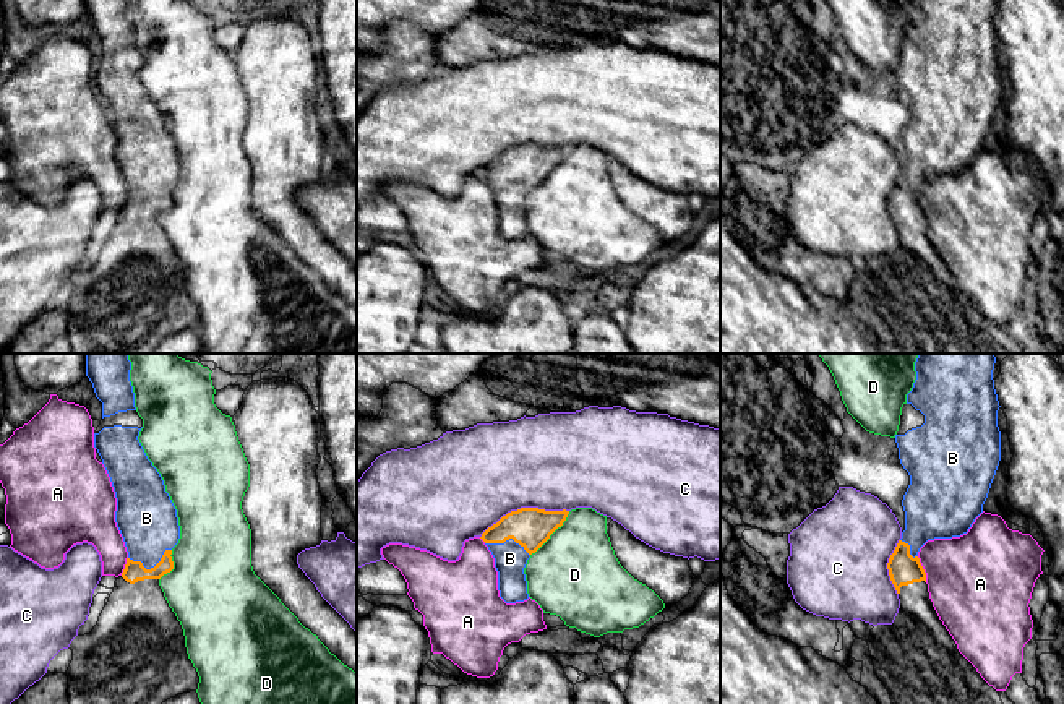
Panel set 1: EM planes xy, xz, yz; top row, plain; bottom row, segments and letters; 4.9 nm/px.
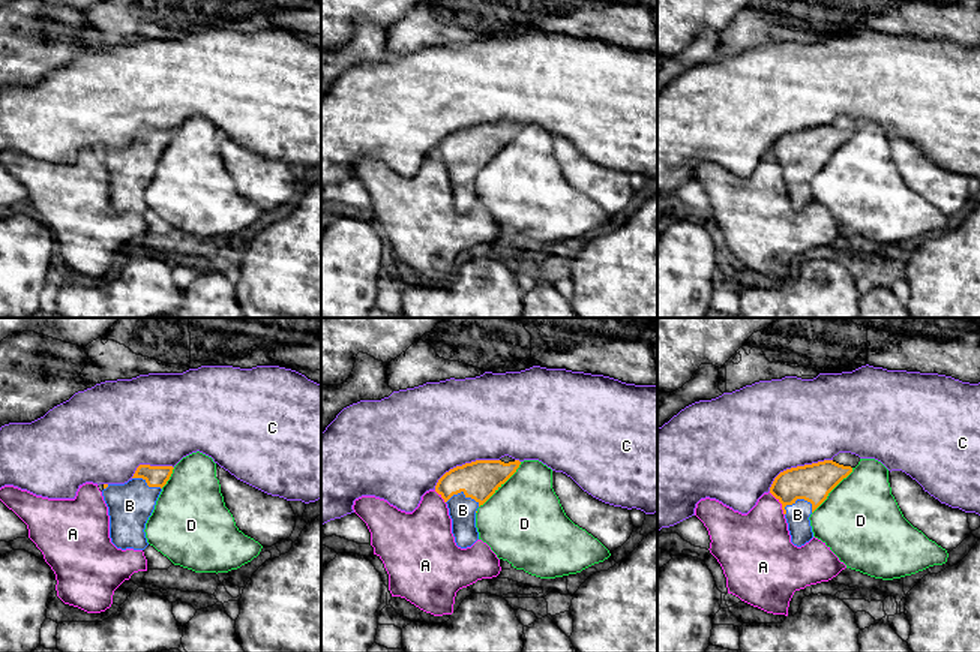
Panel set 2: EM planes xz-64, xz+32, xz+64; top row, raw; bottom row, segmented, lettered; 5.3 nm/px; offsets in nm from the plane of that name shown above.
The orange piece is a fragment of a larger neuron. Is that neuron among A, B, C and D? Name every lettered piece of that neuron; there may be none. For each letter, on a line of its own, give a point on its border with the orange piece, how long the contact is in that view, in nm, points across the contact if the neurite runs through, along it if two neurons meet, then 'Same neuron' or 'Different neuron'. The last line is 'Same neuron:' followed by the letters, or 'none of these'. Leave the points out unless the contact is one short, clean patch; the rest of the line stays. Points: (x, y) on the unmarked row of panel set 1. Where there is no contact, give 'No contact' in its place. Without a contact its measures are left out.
A: Touches orange at yz (923, 206). Shared border 140 nm. Boundary: yz (917, 193), (926, 218). Different neuron
B: Touches orange at xy (151, 205). Shared border 220 nm. Same neuron
C: Touches orange at xz (523, 145). Shared border 460 nm. Different neuron
D: Touches orange at xz (552, 169). Shared border 300 nm. Different neuron
Same neuron: B

